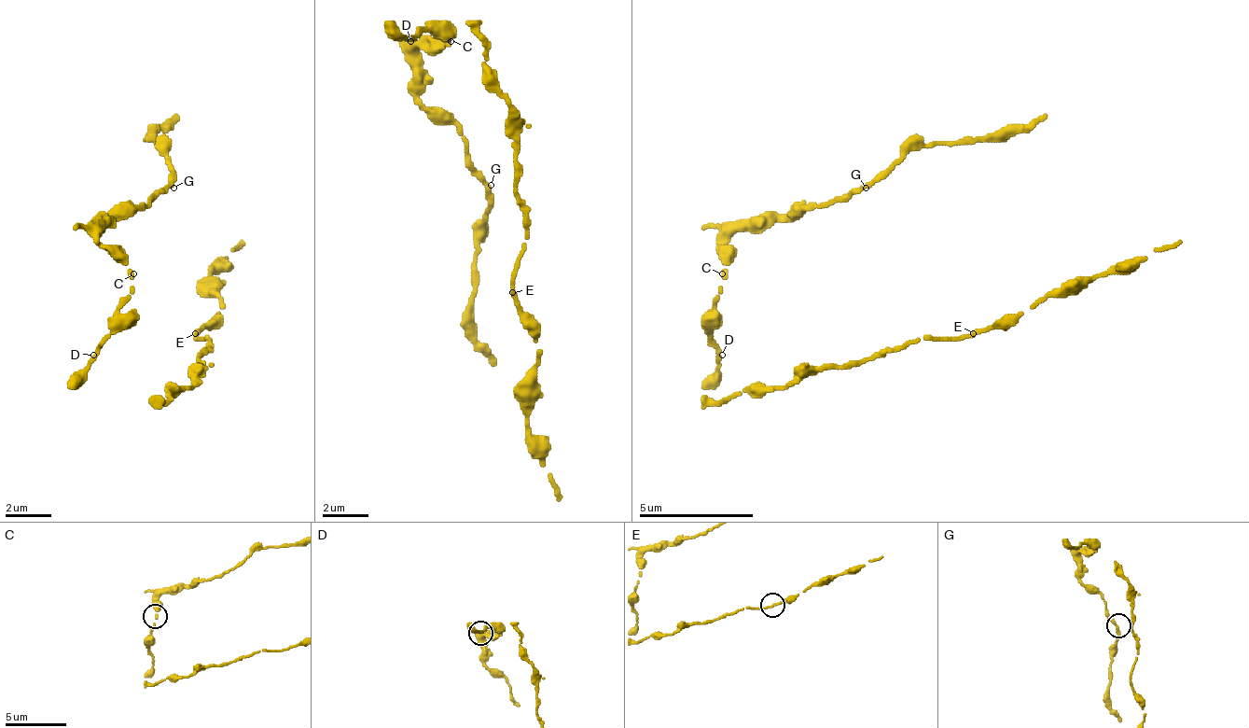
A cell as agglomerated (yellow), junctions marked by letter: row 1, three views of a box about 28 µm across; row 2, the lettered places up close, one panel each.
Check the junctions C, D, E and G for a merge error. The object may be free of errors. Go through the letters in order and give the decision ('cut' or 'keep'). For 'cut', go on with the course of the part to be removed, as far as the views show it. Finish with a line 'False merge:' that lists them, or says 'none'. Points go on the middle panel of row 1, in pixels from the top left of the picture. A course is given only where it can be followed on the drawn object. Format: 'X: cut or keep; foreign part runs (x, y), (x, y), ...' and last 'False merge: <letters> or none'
C: keep
D: keep
E: keep
G: keep
False merge: none

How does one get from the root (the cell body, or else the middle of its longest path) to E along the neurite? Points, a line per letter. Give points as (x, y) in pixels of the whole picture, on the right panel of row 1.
E: (704, 395), (722, 400), (744, 389), (784, 389), (825, 366), (860, 366), (922, 337), (969, 337), (975, 331)

